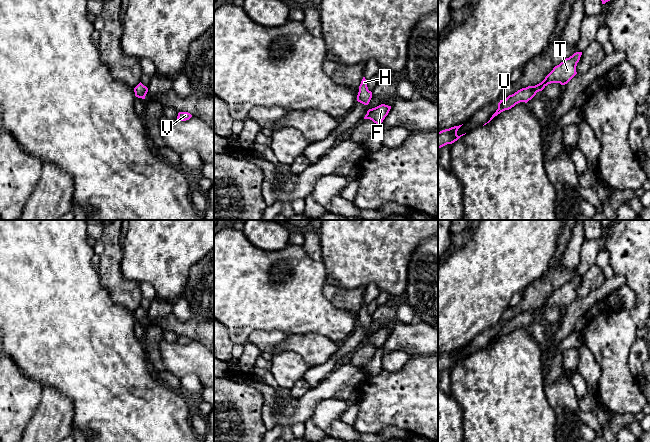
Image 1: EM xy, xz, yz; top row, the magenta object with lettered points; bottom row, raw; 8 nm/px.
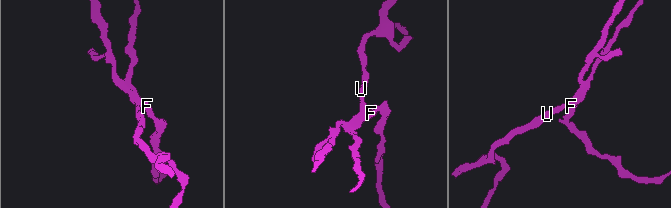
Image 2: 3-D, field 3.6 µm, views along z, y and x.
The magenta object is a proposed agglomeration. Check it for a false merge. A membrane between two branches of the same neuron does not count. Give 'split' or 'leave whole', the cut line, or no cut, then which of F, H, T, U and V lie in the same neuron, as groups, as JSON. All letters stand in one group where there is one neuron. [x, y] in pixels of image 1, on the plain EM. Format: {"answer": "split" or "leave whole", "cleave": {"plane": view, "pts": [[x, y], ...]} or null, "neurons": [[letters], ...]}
{"answer": "leave whole", "cleave": null, "neurons": [["F", "H", "T", "U", "V"]]}

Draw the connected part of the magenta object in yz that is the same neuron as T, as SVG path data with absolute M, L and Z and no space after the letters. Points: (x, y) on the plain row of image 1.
M576 276L569 282L566 282L559 289L555 290L553 294L545 301L545 303L535 309L522 312L512 319L509 319L505 324L500 324L498 333L492 339L489 347L495 340L505 334L509 334L520 326L527 327L531 324L537 316L542 315L548 308L560 307L561 309L567 308L576 298L576 290L580 284L582 276Z

